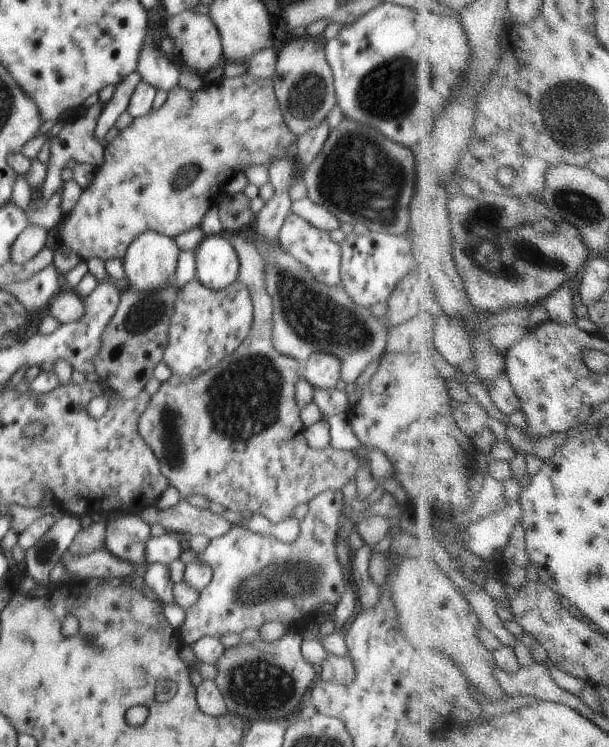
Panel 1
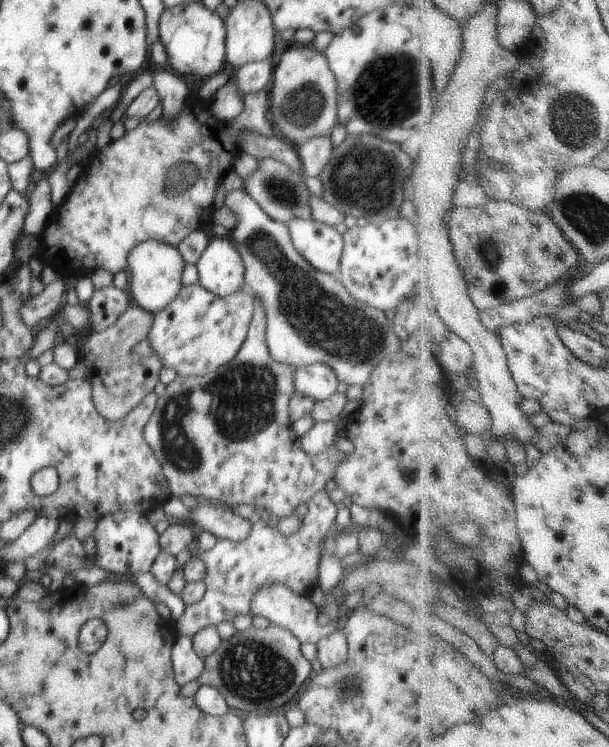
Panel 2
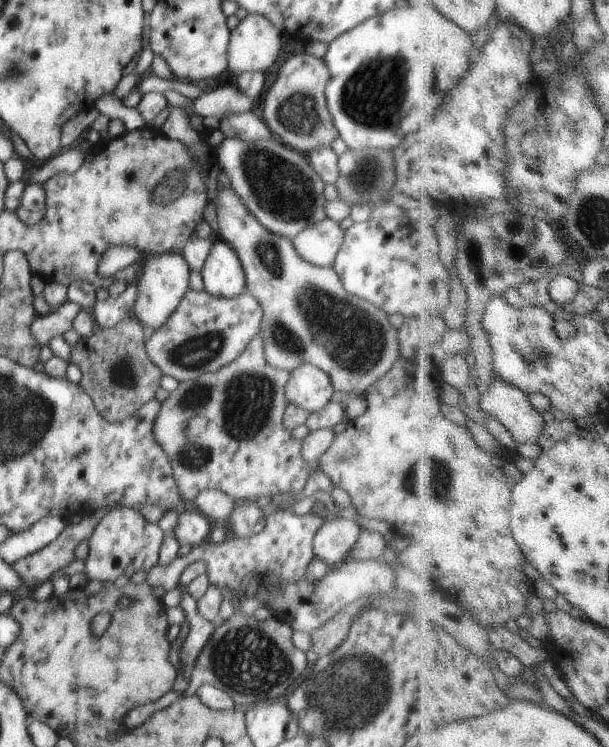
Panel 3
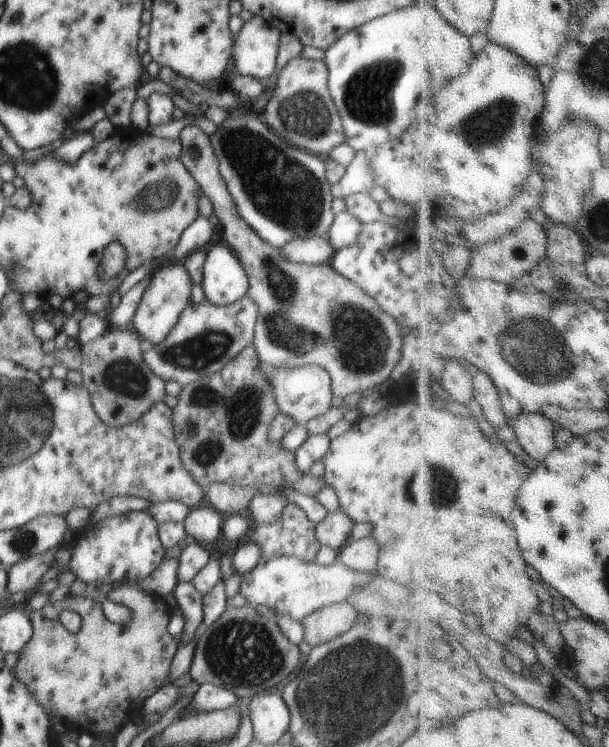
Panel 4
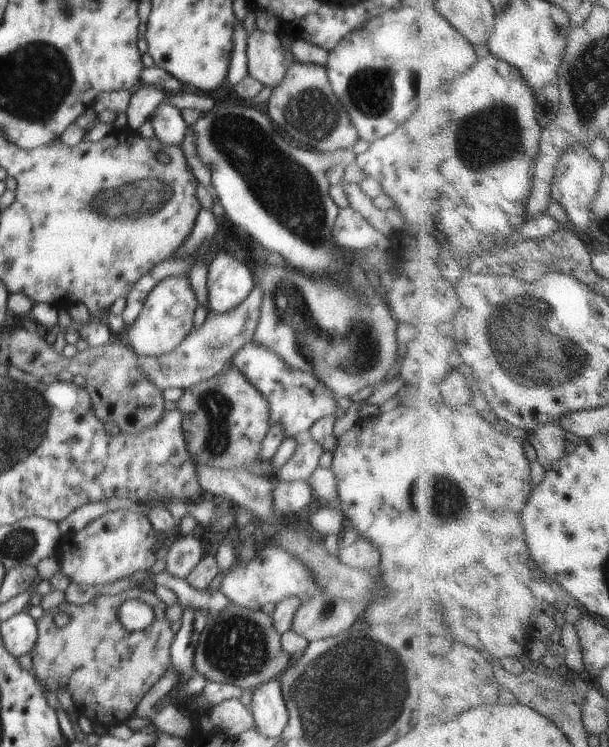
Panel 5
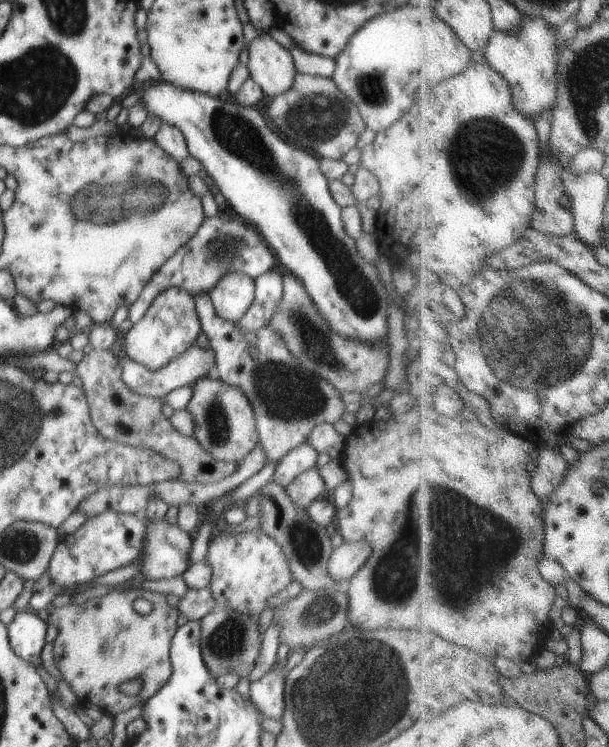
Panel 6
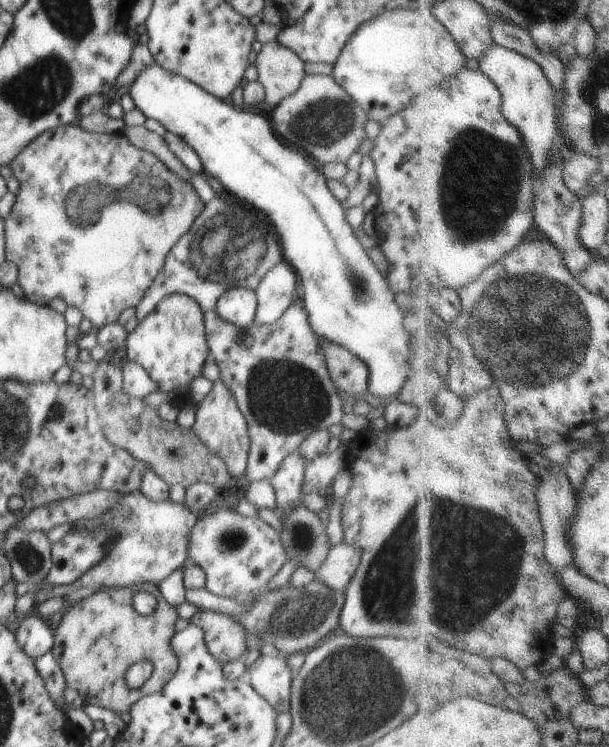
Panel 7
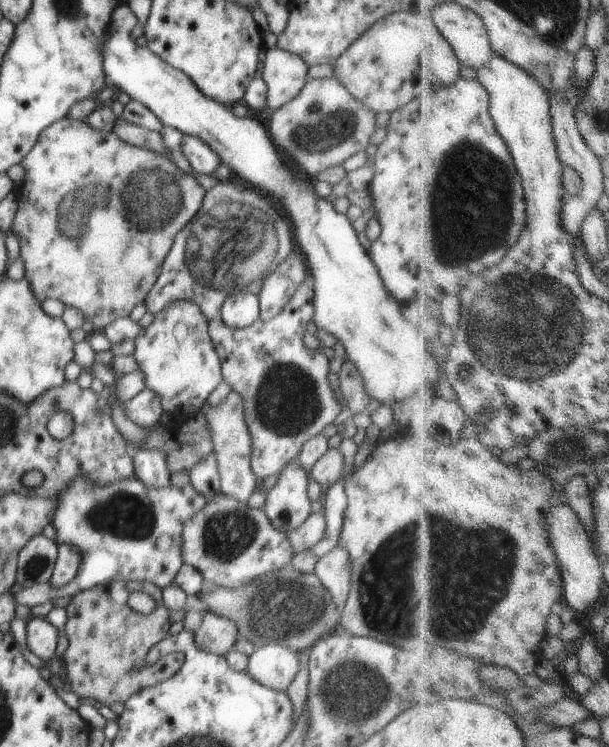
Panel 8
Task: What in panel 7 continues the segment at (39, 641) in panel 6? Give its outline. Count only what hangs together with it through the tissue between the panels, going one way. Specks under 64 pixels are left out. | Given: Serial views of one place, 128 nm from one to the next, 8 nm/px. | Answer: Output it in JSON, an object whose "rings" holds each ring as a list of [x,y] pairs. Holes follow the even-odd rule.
{"rings":[[[33,612],[22,618],[20,628],[16,634],[18,645],[29,658],[34,660],[52,652],[55,634],[48,622]]]}

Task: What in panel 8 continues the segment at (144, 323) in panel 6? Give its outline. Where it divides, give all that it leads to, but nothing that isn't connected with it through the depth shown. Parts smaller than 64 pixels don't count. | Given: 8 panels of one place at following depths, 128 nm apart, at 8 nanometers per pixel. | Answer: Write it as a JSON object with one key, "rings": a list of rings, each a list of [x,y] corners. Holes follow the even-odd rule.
{"rings":[[[190,300],[172,302],[162,312],[154,314],[152,323],[146,328],[141,328],[140,334],[134,338],[134,344],[133,356],[144,372],[146,387],[158,394],[163,412],[172,416],[172,425],[198,413],[216,386],[223,382],[222,366],[208,334],[207,319],[198,305]]]}

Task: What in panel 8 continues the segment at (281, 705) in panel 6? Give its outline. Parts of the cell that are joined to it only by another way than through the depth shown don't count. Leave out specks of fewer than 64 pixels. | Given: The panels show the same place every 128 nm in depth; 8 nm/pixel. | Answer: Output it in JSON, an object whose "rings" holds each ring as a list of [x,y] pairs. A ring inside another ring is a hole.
{"rings":[[[266,643],[249,657],[247,671],[262,686],[284,692],[296,678],[300,664],[297,650],[282,643]]]}

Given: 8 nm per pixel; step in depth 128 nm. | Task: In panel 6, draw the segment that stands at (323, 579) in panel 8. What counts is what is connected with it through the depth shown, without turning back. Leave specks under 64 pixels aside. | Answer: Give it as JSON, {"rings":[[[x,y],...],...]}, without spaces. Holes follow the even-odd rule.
{"rings":[[[345,540],[342,546],[333,548],[328,563],[328,572],[332,578],[338,580],[351,579],[372,554],[372,548],[367,542],[353,542]]]}

